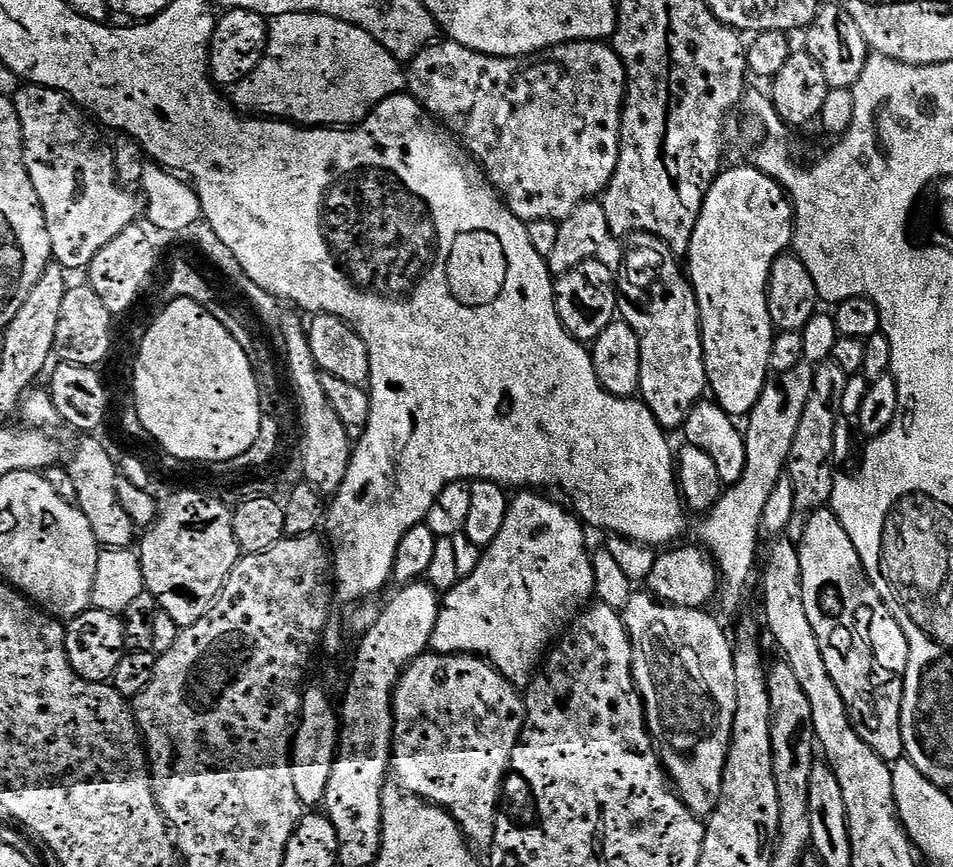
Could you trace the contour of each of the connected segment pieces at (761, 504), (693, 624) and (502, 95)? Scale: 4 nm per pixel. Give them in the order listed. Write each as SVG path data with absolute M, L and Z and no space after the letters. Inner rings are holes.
M805 362L779 377L780 388L775 388L772 382L764 387L754 410L746 417L748 465L744 477L731 485L711 512L703 517L699 543L711 552L723 587L728 587L732 596L738 595L752 576L752 567L756 564L756 543L762 540L762 510L766 510L766 501L770 499L774 486L785 479L790 446L794 446L794 433L798 430L798 422L802 422L802 410L806 410L806 402L810 398L813 371L813 365Z
M644 590L633 591L630 602L622 610L624 625L628 631L628 637L632 643L632 677L636 680L636 690L640 693L644 703L644 717L646 722L650 722L650 706L654 704L654 688L646 672L646 662L644 662L644 642L648 642L648 636L656 632L668 632L670 638L690 644L696 654L700 656L700 666L704 672L704 678L708 686L712 688L716 700L720 702L722 708L722 724L716 734L716 740L710 740L698 748L698 756L694 758L694 766L690 772L676 772L676 777L670 781L675 793L680 798L686 798L690 802L688 807L692 812L698 810L698 818L711 816L716 808L714 802L720 801L722 786L718 782L724 781L722 770L722 760L726 760L728 754L726 750L726 738L732 738L730 726L734 726L734 714L736 713L736 675L734 674L734 658L732 657L733 641L724 633L724 628L711 616L711 611L702 608L676 608L673 604L661 604L655 596Z
M578 40L566 44L558 44L542 52L531 56L482 56L480 53L470 50L461 44L451 42L433 42L428 48L420 51L406 68L406 88L423 108L436 117L437 121L449 132L453 133L461 145L466 146L467 151L478 161L484 169L492 187L500 193L505 204L519 220L533 222L532 220L553 220L559 222L565 220L579 204L599 197L612 180L614 170L618 166L618 154L620 153L620 115L624 112L624 93L626 81L624 78L624 63L618 58L618 54L611 46L595 40Z

